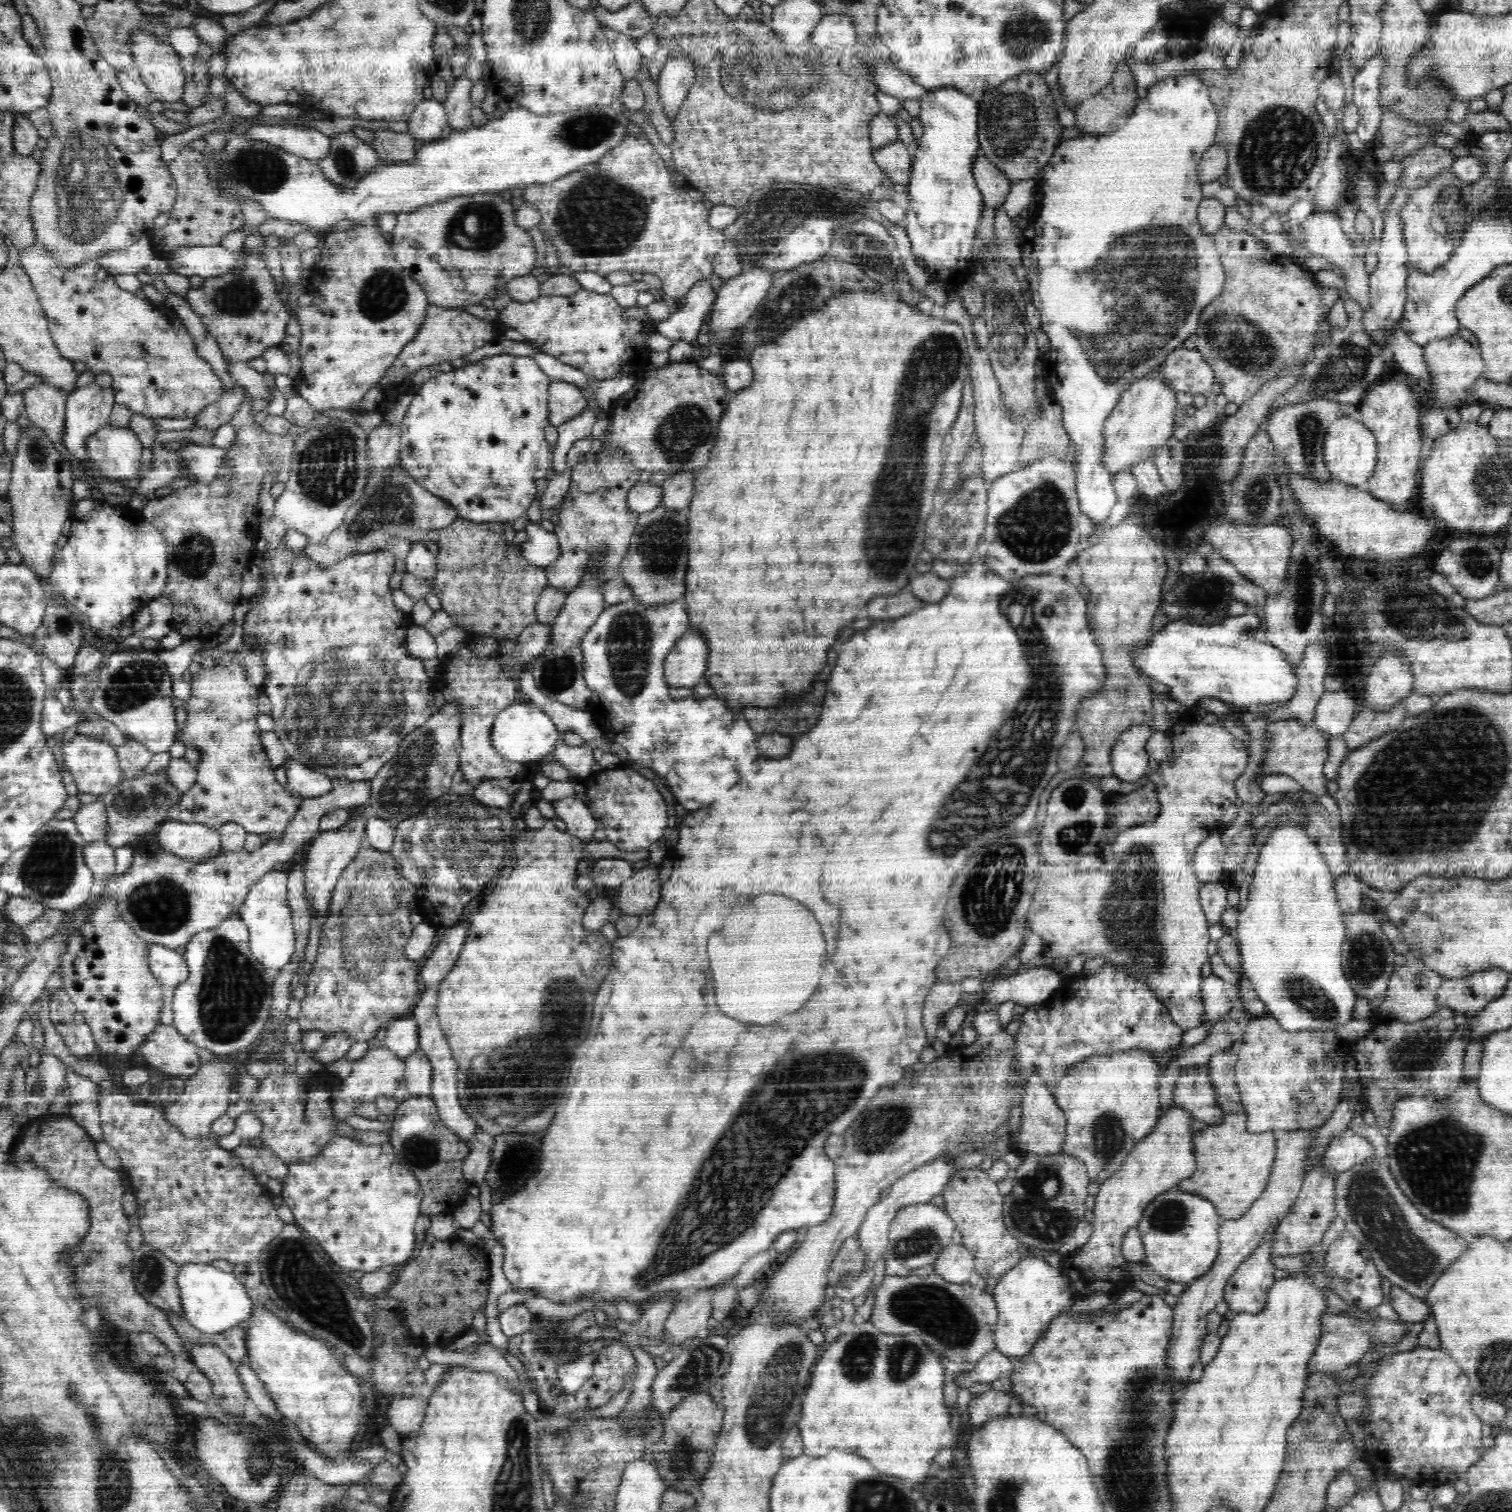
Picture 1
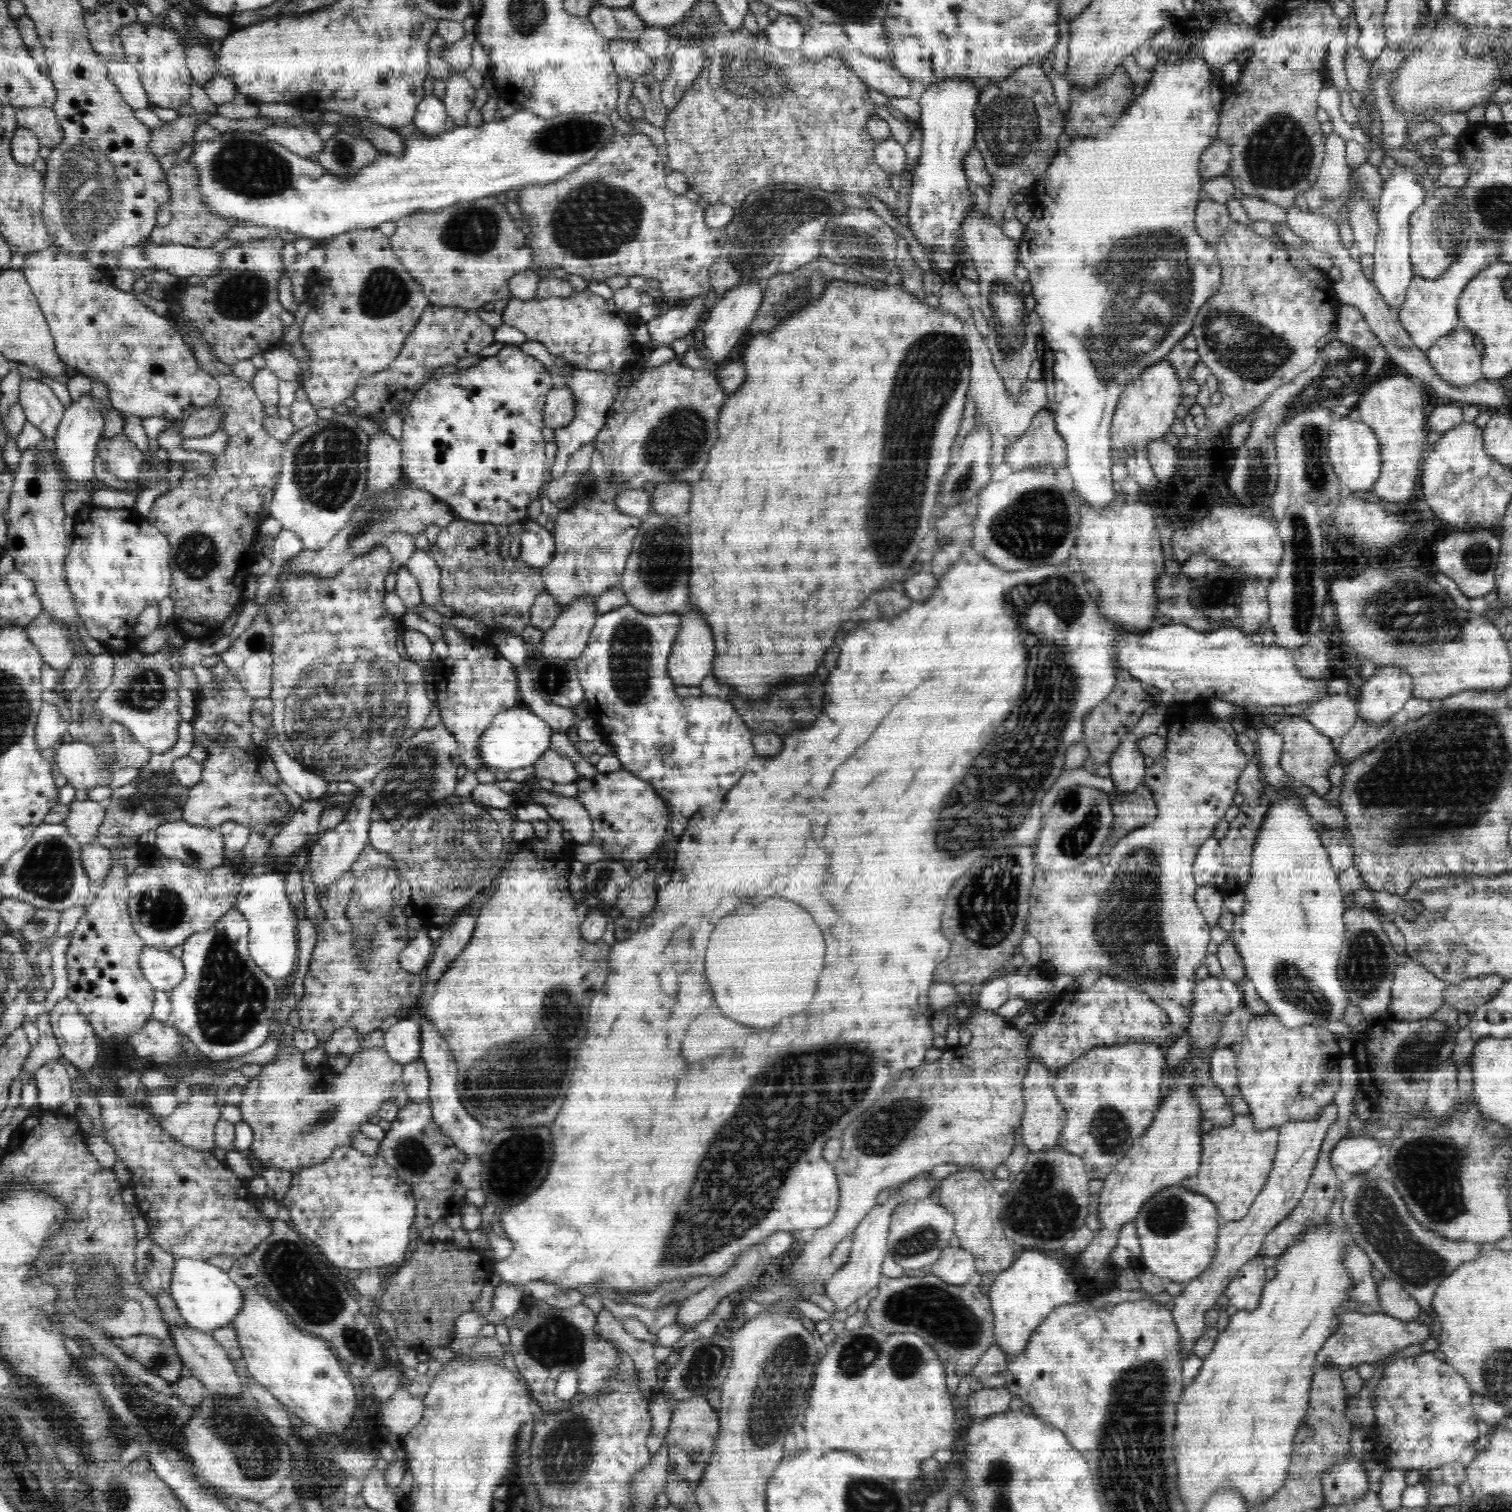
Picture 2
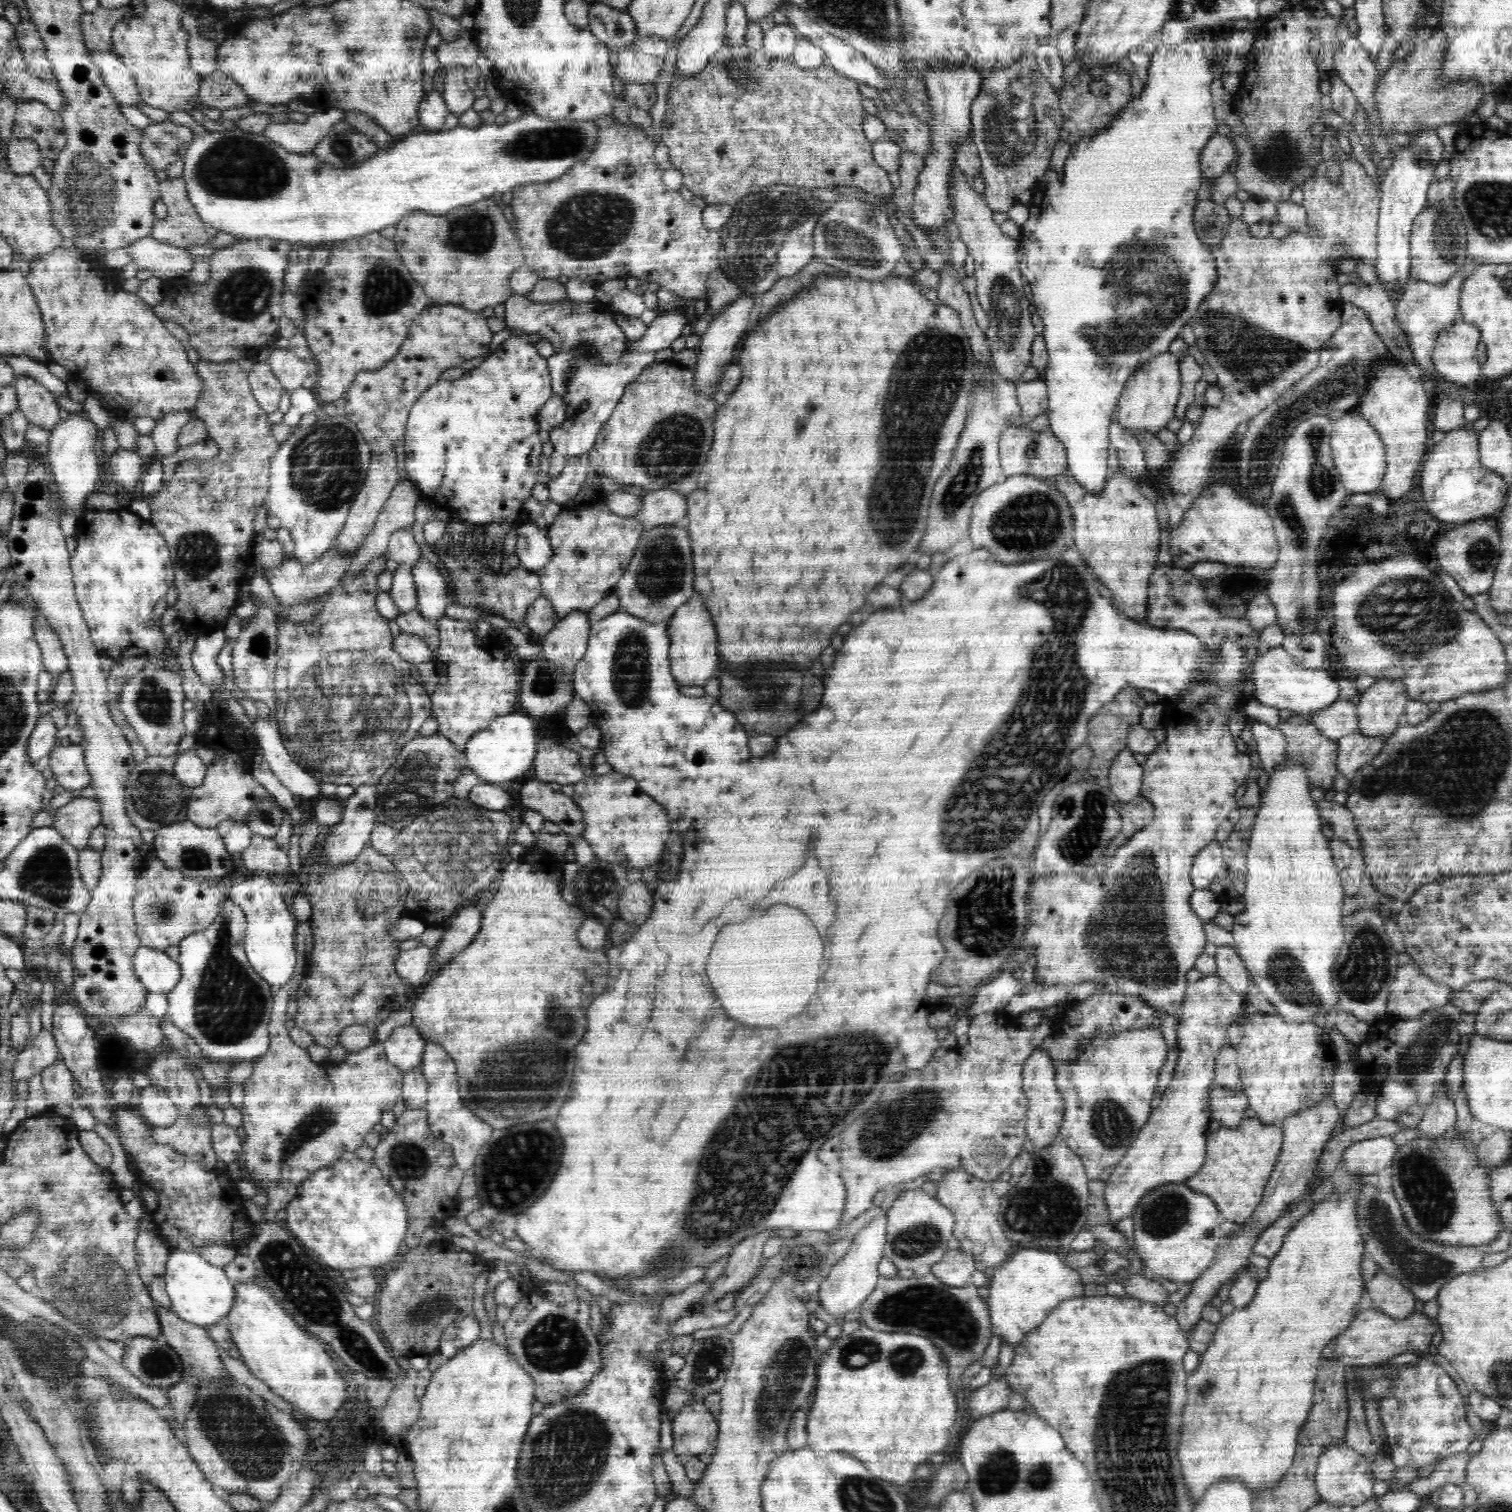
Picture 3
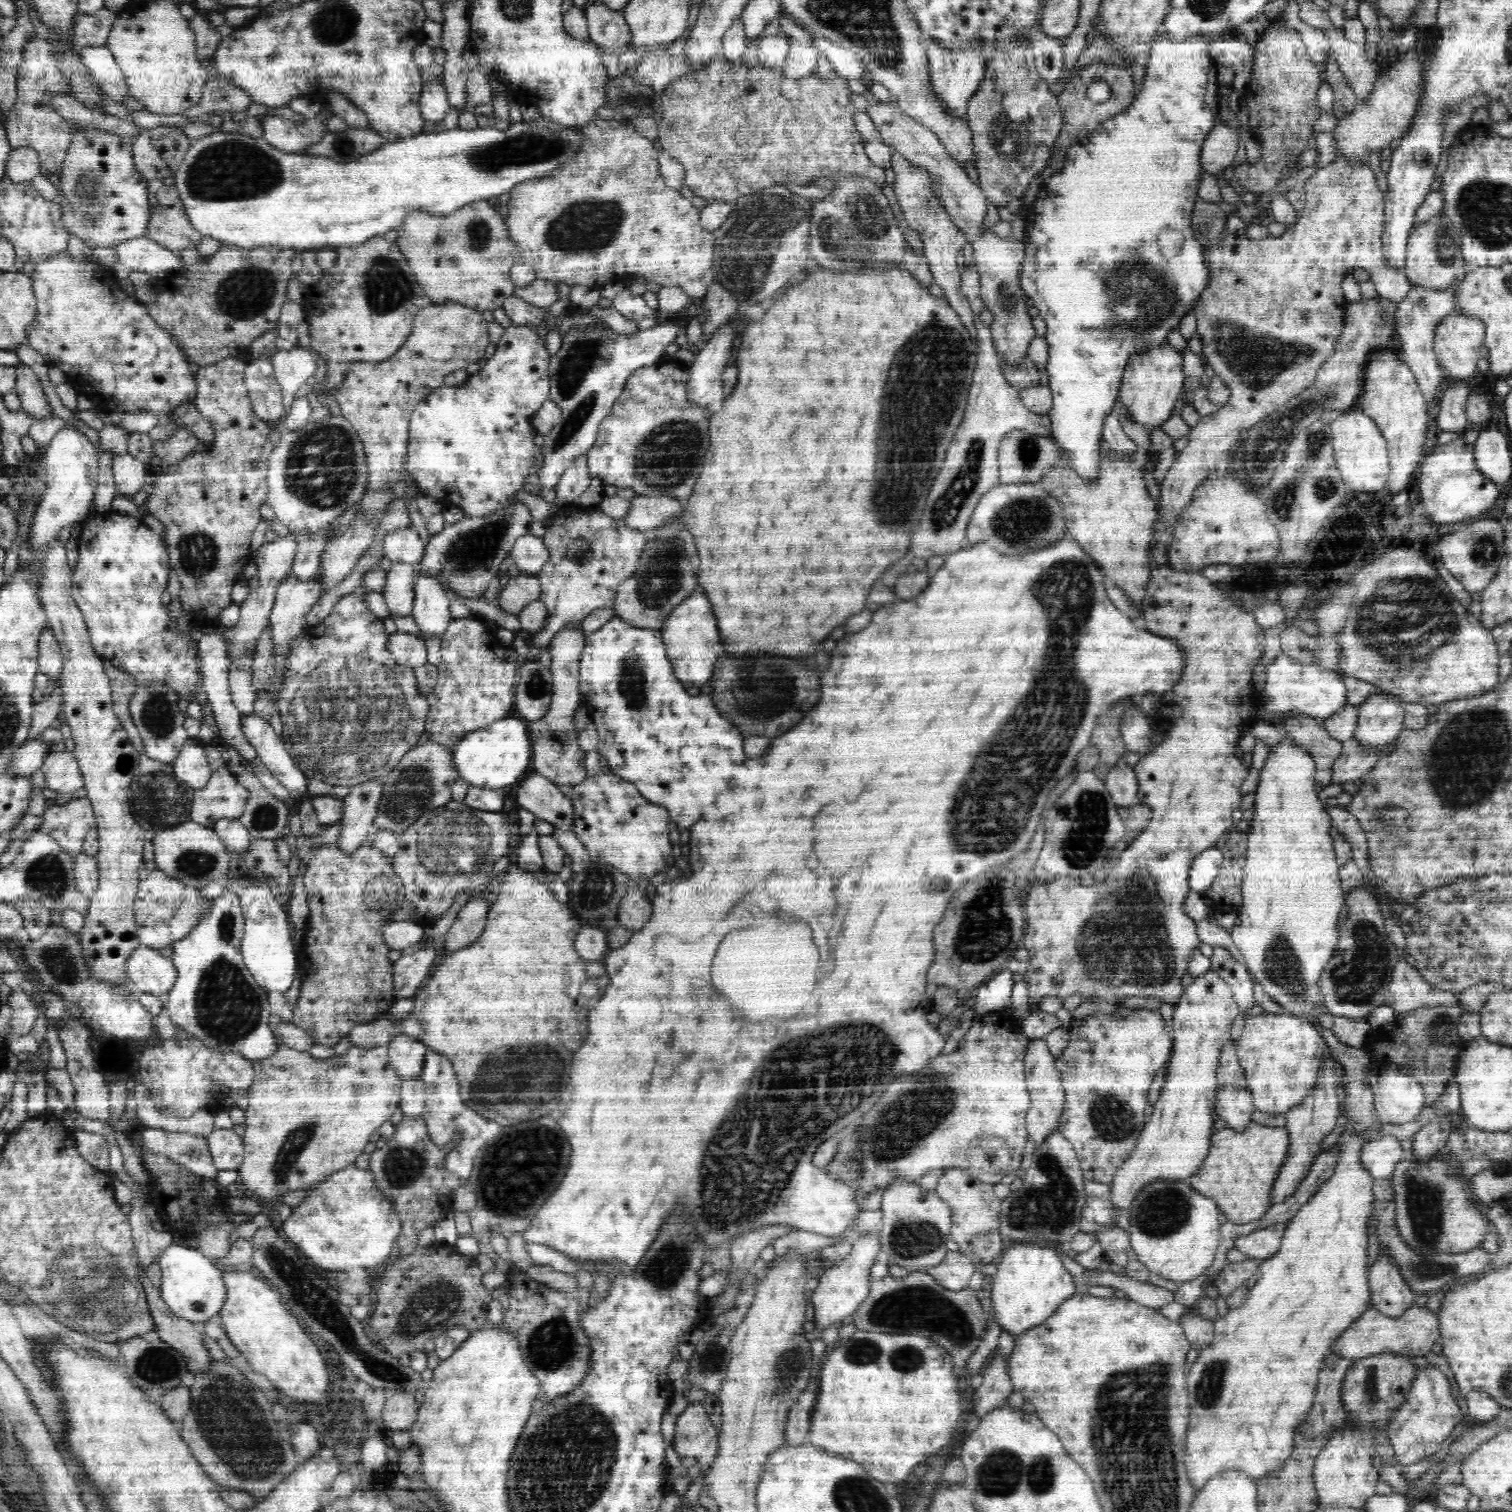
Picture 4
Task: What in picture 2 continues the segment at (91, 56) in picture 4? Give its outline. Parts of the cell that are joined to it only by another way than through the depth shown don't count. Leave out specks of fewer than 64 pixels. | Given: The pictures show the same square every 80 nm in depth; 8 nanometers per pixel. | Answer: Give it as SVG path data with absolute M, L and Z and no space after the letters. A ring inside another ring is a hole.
M105 60L105 63L107 65L107 75L111 77L111 80L114 80L116 88L121 92L126 104L136 109L151 107L137 68L126 61Z

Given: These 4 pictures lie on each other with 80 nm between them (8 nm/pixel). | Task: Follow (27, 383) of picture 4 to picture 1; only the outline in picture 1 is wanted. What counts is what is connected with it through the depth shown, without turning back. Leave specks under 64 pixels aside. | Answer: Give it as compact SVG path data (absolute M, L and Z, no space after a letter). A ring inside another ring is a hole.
M41 383L23 391L25 414L50 437L53 443L64 442L68 393Z

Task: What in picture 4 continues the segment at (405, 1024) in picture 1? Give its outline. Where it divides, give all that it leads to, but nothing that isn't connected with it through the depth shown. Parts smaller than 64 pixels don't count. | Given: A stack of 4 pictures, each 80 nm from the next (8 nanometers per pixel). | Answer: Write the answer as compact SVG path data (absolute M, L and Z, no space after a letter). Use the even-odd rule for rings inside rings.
M398 1034L388 1042L388 1056L392 1069L403 1080L420 1078L425 1066L428 1047L411 1036Z

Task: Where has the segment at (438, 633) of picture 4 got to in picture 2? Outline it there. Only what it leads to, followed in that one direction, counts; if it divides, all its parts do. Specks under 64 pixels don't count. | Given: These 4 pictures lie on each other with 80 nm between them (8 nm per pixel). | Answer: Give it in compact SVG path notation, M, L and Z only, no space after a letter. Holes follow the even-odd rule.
M416 548L405 566L417 578L422 590L422 605L435 608L441 602L441 574L430 550Z

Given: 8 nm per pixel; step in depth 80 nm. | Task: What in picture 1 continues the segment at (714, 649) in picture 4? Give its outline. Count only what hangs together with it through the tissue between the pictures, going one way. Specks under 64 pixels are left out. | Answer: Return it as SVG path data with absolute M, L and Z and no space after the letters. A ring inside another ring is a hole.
M689 628L665 657L664 680L671 687L692 688L704 678L706 666L708 648L704 648L704 640Z

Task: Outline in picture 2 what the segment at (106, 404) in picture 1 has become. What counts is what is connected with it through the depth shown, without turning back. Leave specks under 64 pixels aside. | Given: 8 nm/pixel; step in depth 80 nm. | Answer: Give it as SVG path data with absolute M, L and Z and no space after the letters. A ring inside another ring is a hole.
M82 396L78 402L74 402L70 408L65 408L59 427L54 436L55 460L59 468L67 473L67 480L70 481L70 489L90 487L96 483L94 476L94 458L96 458L96 442L104 435L102 426L104 420L98 412L98 403L94 404L90 396Z

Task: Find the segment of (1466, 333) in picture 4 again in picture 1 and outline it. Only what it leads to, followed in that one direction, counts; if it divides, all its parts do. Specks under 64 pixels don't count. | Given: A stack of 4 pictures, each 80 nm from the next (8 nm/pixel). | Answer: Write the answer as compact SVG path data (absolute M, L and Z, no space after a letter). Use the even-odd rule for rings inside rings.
M1458 335L1445 339L1431 340L1424 346L1424 360L1425 366L1428 367L1428 378L1429 374L1432 374L1436 390L1440 392L1442 398L1452 400L1452 402L1460 400L1468 388L1471 388L1471 394L1473 394L1473 387L1477 382L1476 378L1478 376L1482 377L1484 370L1481 351L1478 350L1478 347L1471 346L1466 339ZM1470 348L1474 348L1474 350L1470 350Z

